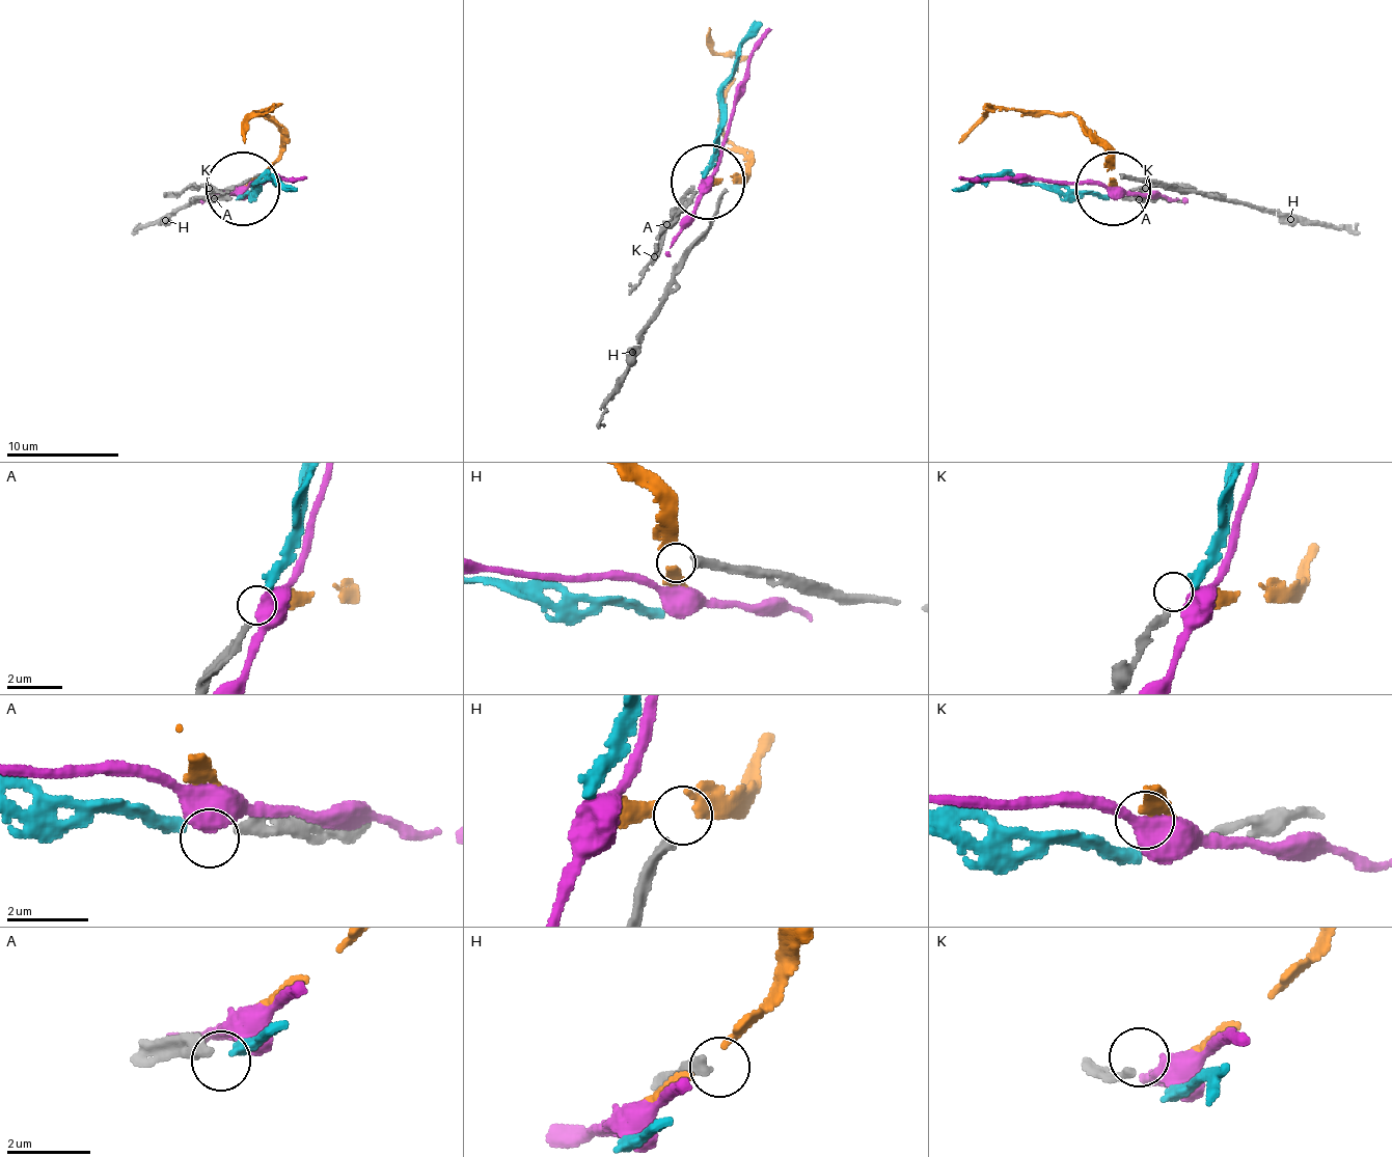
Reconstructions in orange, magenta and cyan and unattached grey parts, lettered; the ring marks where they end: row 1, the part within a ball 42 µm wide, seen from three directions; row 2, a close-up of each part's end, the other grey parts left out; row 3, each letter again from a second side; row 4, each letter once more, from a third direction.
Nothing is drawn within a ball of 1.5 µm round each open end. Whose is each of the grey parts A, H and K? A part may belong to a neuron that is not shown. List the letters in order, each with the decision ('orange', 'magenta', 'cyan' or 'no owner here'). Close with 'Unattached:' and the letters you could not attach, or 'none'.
A: cyan
H: no owner here
K: no owner here
Unattached: H, K

